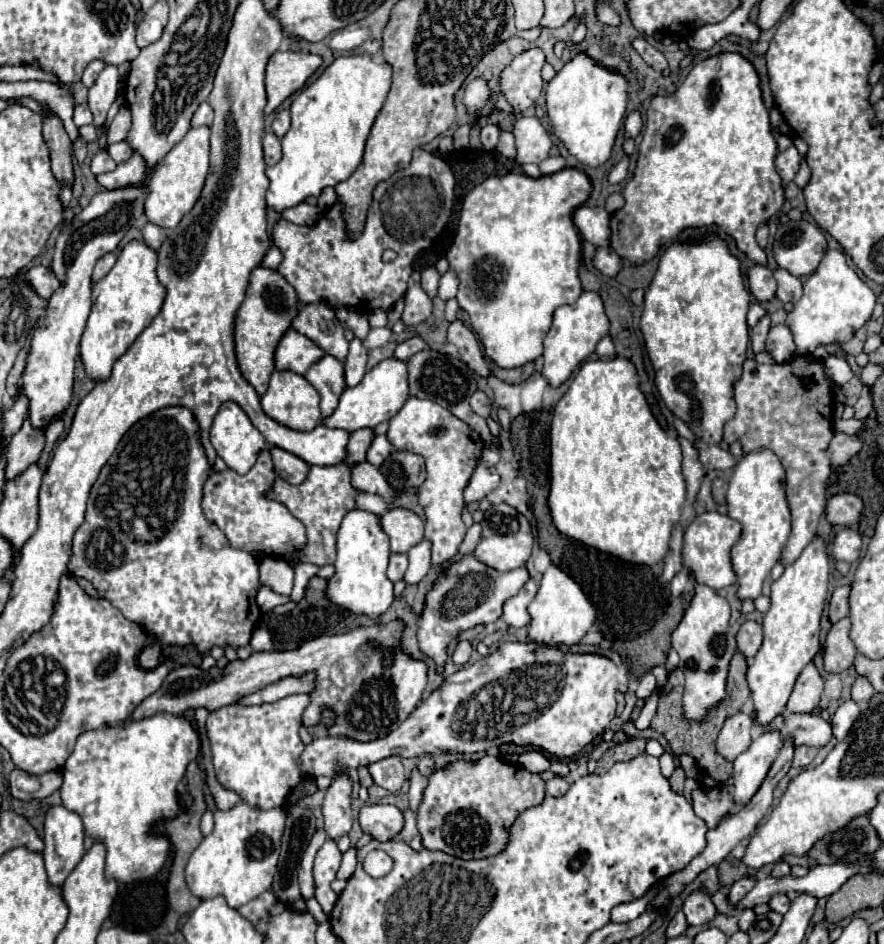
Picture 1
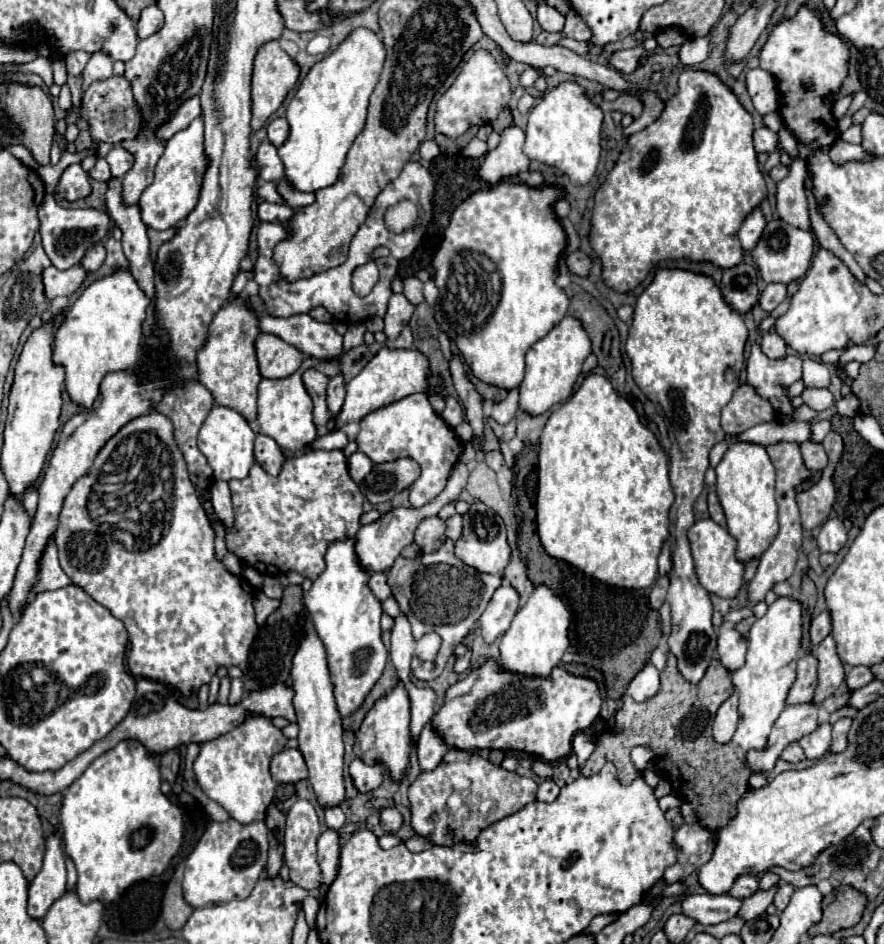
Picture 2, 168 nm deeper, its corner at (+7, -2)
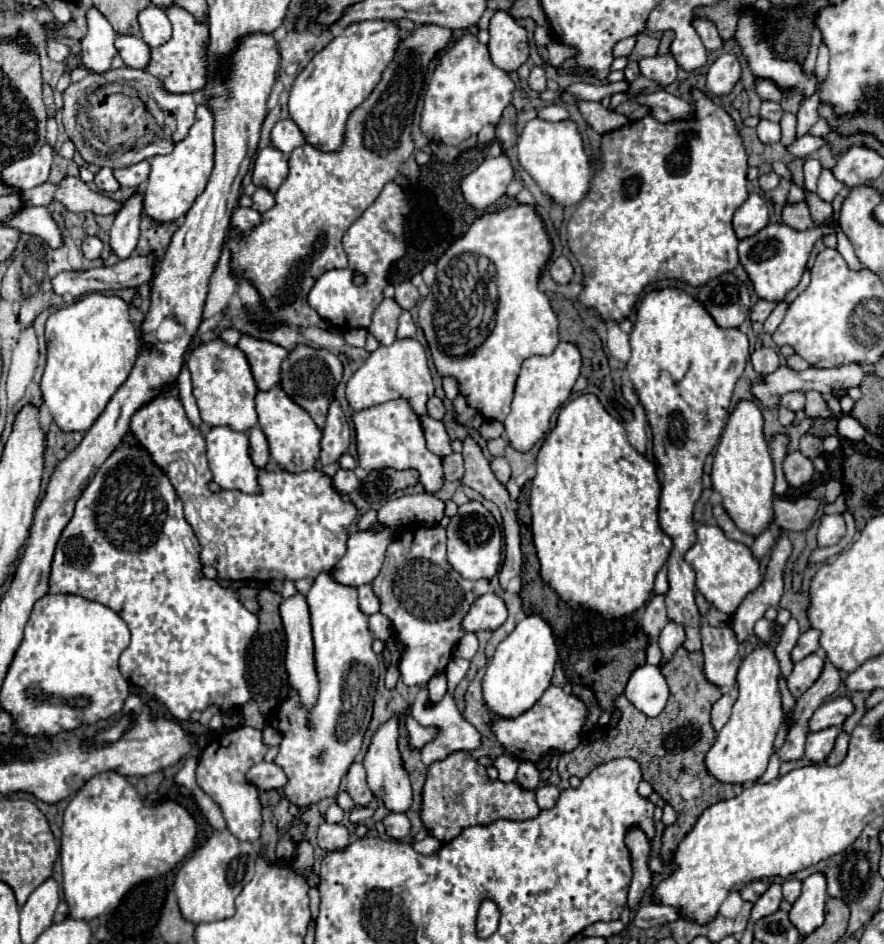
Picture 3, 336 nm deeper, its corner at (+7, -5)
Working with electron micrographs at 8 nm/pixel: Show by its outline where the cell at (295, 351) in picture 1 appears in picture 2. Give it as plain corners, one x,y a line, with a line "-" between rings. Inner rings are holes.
261,333
255,341
255,349
261,375
267,379
289,377
301,367
303,361
303,353
297,351
297,347
271,333

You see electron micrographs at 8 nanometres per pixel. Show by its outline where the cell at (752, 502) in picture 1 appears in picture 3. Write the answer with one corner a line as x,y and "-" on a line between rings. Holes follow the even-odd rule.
739,400
727,414
727,422
715,452
713,488
723,498
723,508
733,518
733,522
747,534
761,534
773,520
773,460
763,436
763,414
753,400

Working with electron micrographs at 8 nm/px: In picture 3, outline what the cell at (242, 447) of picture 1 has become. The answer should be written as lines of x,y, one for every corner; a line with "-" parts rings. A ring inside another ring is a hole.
217,426
211,428
205,434
207,440
207,460
209,460
209,470
213,474
213,480
223,488
223,490
241,490
247,494
259,494
261,486
257,482
257,468
253,466
249,458
249,438
243,432
235,432
227,426

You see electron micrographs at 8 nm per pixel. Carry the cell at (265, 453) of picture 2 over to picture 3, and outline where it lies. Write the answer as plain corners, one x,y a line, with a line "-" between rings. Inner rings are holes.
259,426
249,430
249,456
257,468
263,468
269,462
269,444

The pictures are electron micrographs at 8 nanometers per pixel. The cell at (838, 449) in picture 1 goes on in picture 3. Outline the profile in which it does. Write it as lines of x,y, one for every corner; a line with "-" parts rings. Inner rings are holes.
801,452
787,454
787,458
783,462
783,474
785,474
785,480
789,486
799,488
801,484
811,480
813,472
815,472
815,468
807,456
803,456

